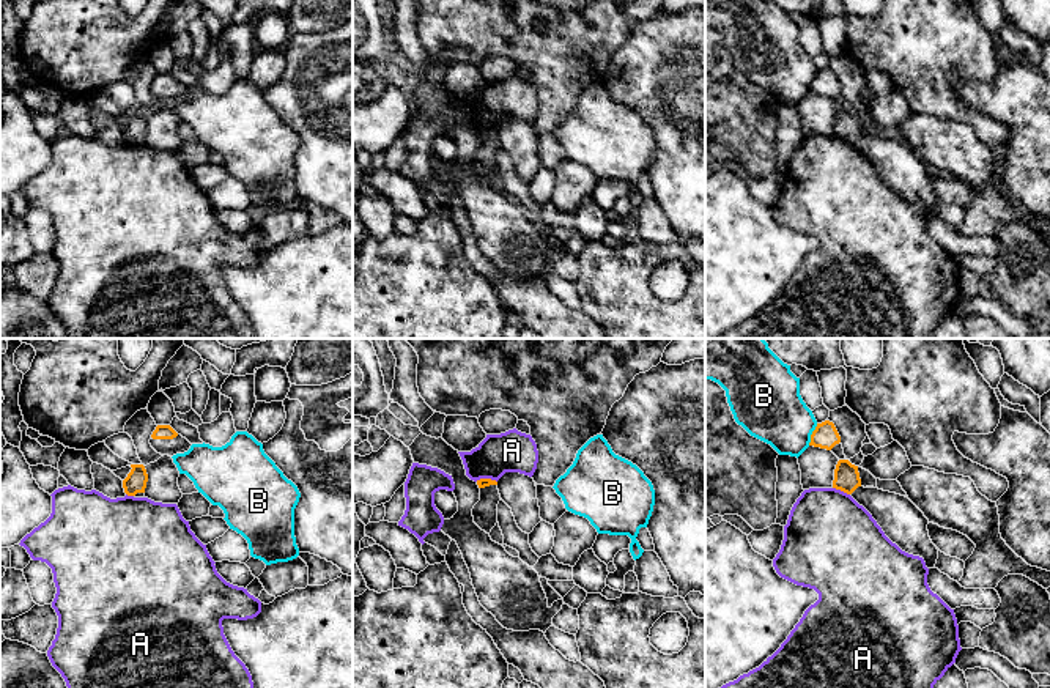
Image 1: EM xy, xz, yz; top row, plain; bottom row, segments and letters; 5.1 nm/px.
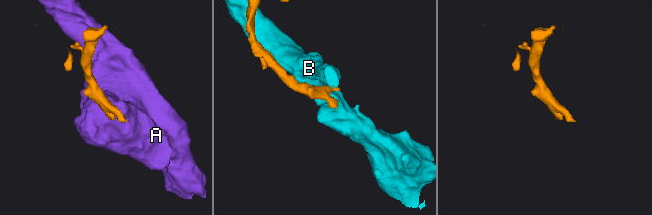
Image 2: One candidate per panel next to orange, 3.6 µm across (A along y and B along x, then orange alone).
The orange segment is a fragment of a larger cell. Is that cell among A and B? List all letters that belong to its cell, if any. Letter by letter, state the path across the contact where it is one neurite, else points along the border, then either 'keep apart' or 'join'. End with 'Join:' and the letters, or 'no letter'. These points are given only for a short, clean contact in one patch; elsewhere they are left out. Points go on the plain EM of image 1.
A: border yz (833, 134), (849, 142); keep apart
B: keep apart
Join: no letter

